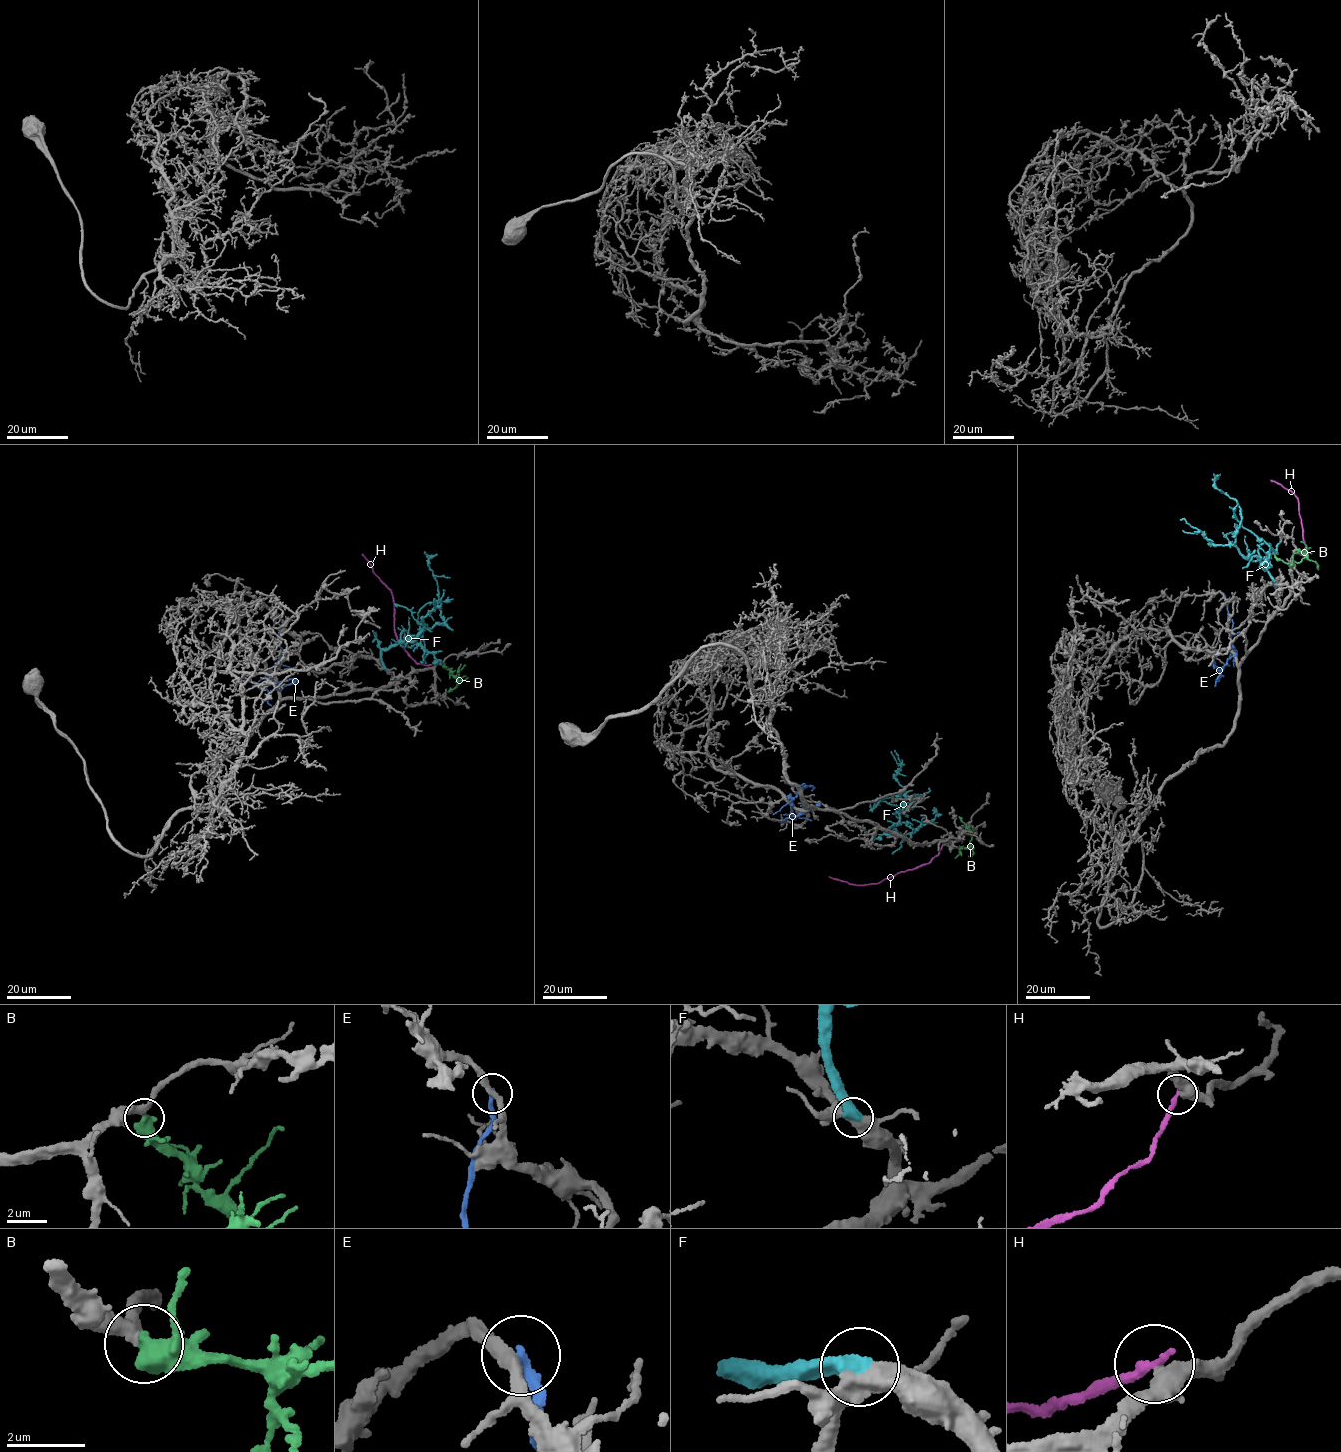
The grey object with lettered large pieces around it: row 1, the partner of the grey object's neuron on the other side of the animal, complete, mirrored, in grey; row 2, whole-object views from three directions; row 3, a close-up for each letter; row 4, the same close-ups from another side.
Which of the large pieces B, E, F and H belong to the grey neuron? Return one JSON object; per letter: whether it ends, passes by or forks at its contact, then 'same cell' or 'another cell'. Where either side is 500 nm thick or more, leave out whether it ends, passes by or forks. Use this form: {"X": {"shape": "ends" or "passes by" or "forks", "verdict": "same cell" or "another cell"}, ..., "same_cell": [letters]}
{"B": {"verdict": "same cell"}, "E": {"shape": "ends", "verdict": "another cell"}, "F": {"verdict": "same cell"}, "H": {"shape": "ends", "verdict": "another cell"}, "same_cell": ["B", "F"]}

